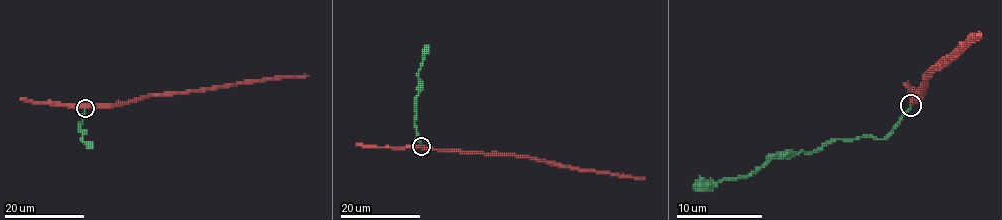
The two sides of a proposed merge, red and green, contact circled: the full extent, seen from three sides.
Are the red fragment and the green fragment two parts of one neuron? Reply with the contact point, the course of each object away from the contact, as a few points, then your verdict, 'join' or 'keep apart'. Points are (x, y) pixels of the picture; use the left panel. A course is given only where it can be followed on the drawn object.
place (85, 108); course red (85, 108), (124, 104), (149, 96), (186, 93), (263, 78), (308, 75); course green (85, 108), (79, 130), (83, 131), (82, 140), (92, 145); join

